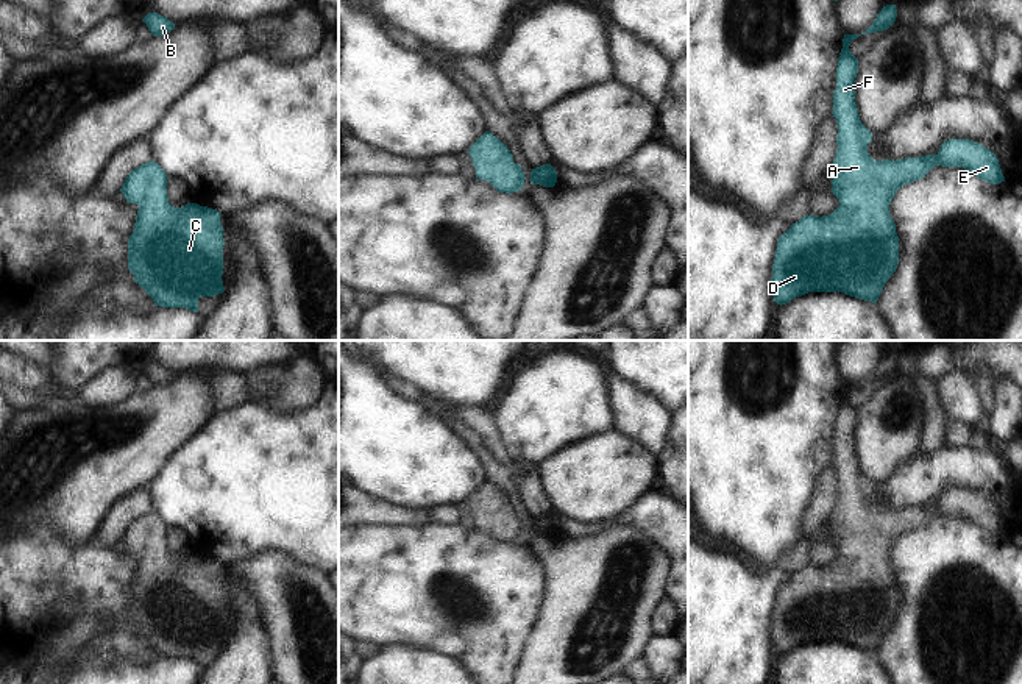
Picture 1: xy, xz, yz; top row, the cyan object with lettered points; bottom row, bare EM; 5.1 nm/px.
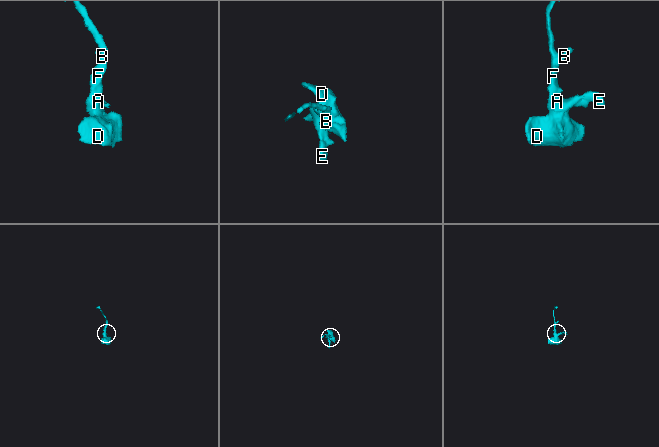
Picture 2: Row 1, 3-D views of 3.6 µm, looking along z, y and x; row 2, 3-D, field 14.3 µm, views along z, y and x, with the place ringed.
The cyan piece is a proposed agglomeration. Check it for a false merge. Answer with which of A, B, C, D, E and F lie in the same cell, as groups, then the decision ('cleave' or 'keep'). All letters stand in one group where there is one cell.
A B C D E F | keep

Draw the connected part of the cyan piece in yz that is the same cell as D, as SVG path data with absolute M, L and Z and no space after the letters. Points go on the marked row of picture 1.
M844 34L833 92L832 114L838 123L838 147L832 162L832 192L841 205L829 216L804 216L779 237L771 289L774 301L780 306L808 292L844 292L877 303L899 264L899 236L889 216L889 203L903 184L924 178L935 166L963 167L991 184L1005 181L997 156L969 139L949 139L942 142L936 155L896 161L872 159L868 153L872 133L861 123L855 103L853 83L858 73L858 58L849 50L850 42L858 36L861 34Z

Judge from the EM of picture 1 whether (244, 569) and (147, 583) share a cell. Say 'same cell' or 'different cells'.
different cells

